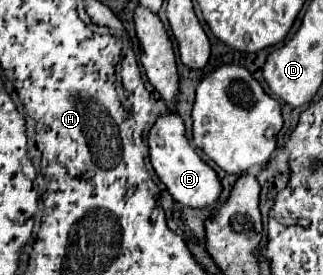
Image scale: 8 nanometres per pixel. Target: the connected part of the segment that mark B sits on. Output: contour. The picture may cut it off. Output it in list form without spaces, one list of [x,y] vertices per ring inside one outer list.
[[[167,113],[157,119],[157,123],[149,131],[149,157],[151,165],[161,179],[161,183],[167,187],[167,191],[173,195],[173,199],[185,207],[193,209],[205,209],[219,201],[223,187],[219,183],[217,173],[195,153],[191,143],[185,137],[185,125],[179,115]]]

